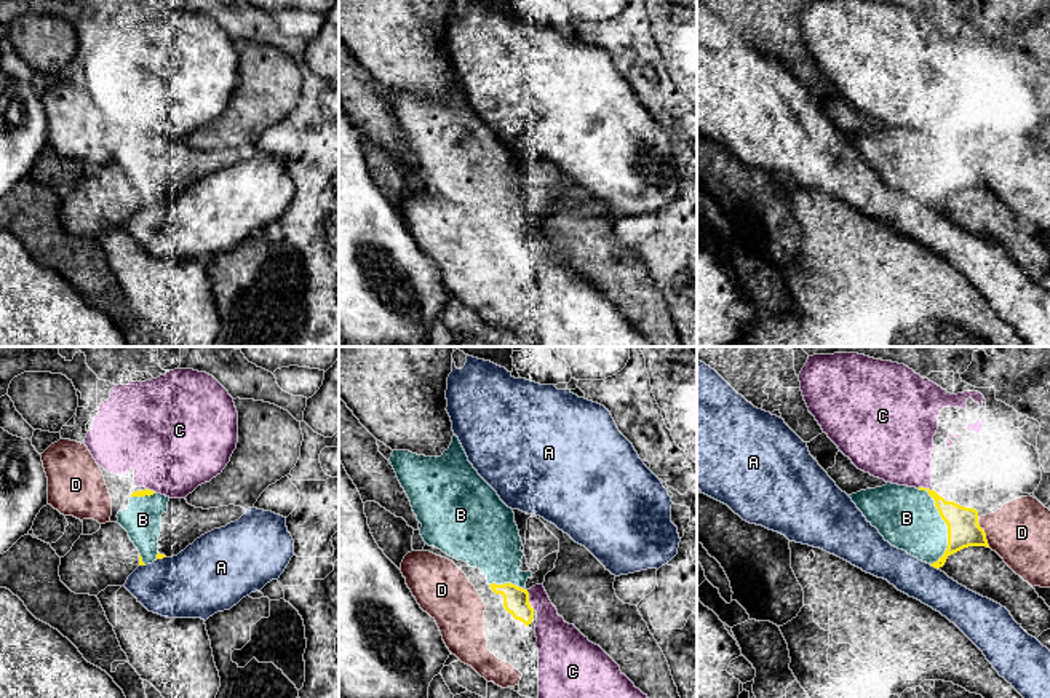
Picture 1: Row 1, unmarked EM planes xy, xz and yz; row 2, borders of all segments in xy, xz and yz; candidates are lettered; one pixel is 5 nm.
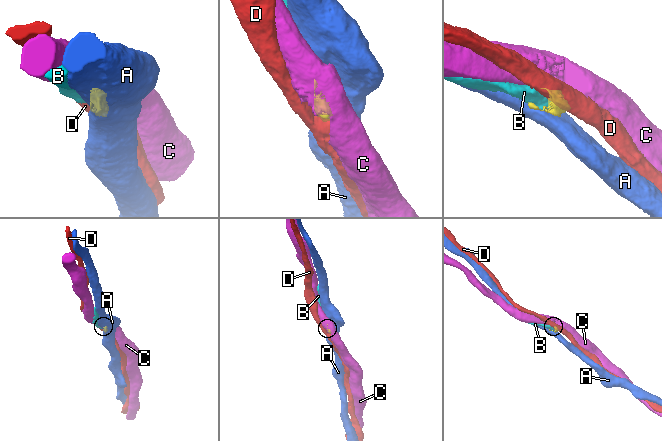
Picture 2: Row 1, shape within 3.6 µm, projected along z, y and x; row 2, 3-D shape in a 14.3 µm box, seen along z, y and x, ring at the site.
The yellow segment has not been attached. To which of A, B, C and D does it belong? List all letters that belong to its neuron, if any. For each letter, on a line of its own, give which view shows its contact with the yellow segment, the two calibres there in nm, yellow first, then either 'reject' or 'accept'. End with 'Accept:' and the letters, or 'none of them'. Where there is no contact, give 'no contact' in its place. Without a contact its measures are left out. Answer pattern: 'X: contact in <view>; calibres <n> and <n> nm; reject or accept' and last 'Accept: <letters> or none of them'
A: contact in yz; calibres 160 and 190 nm; reject
B: contact in yz; calibres 160 and 300 nm; reject
C: contact in xz; calibres 130 and 200 nm; accept
D: contact in yz; calibres 160 and 300 nm; reject
Accept: C

